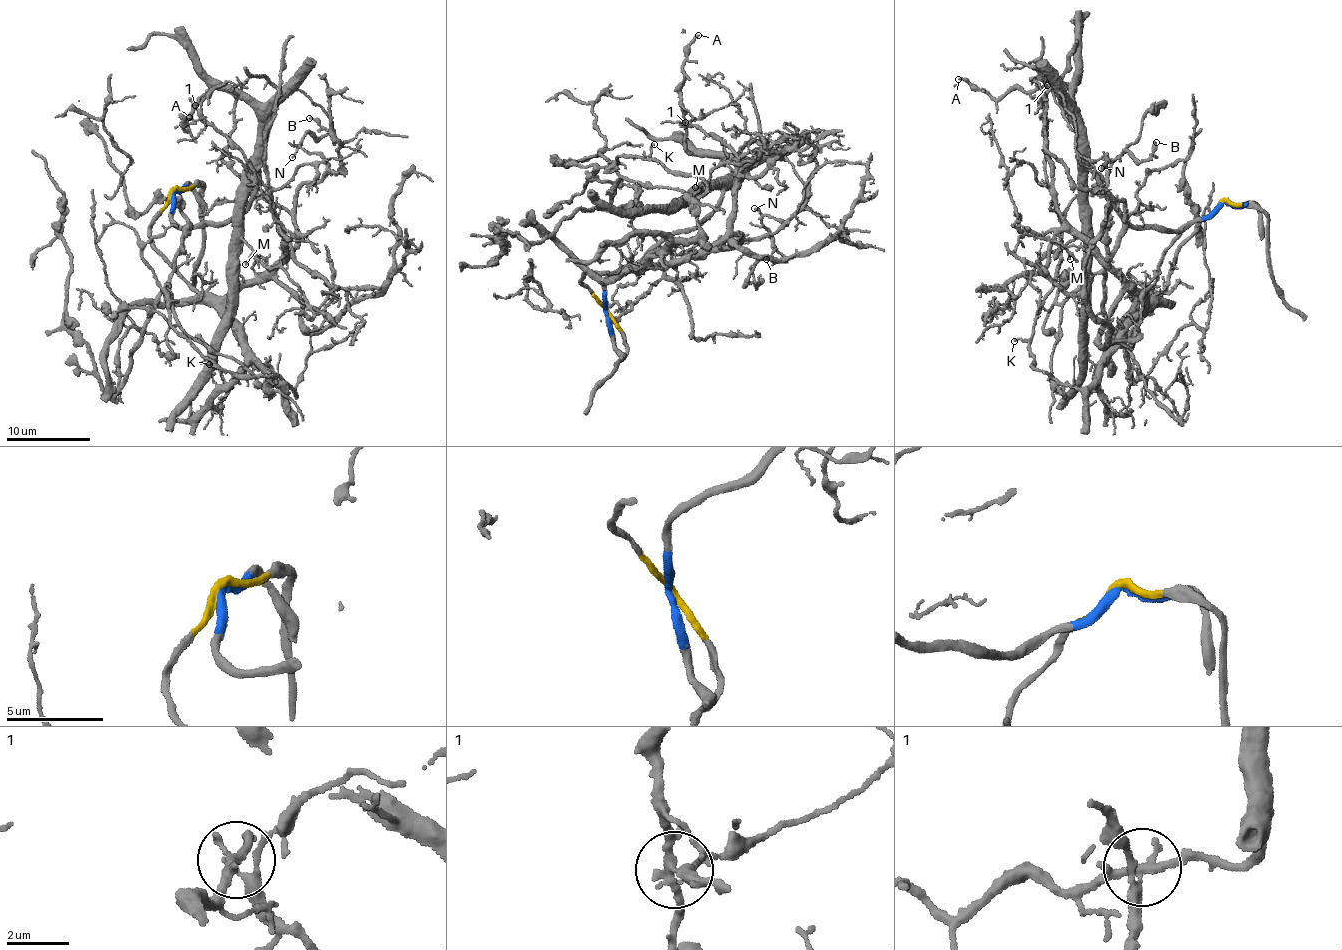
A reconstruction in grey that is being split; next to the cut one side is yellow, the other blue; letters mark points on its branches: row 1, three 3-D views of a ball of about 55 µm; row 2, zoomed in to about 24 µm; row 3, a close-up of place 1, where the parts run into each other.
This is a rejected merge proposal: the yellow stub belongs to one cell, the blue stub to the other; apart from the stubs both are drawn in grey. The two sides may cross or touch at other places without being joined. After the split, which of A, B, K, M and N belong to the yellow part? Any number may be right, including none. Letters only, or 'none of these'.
B, K, N

